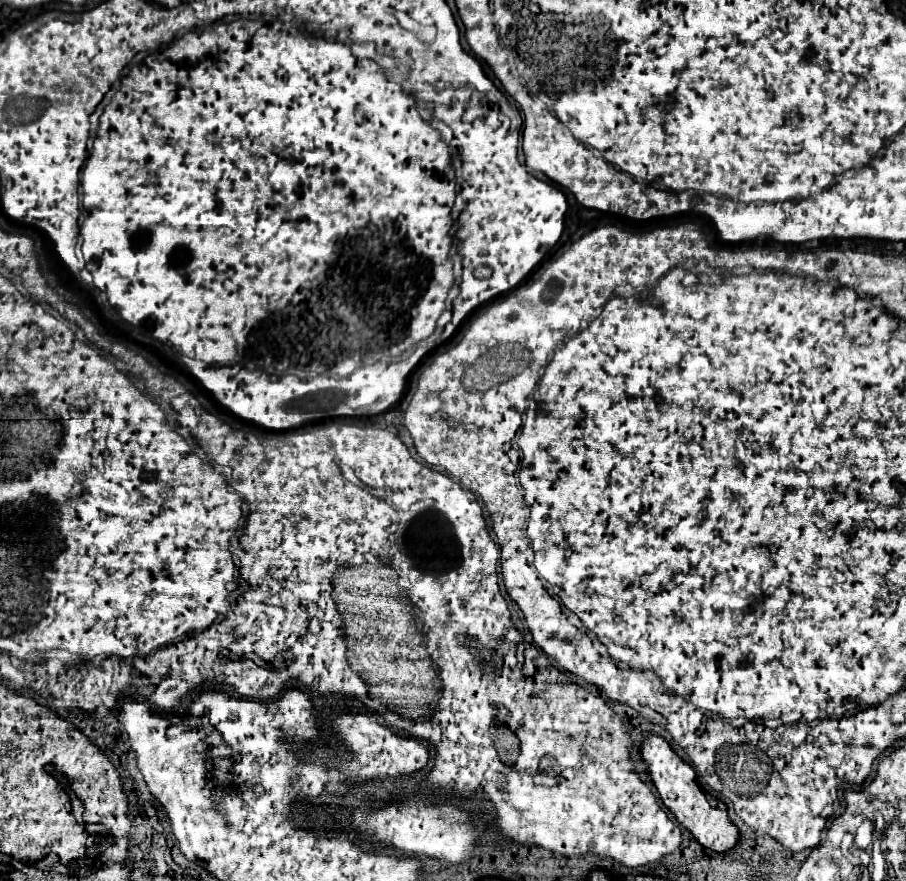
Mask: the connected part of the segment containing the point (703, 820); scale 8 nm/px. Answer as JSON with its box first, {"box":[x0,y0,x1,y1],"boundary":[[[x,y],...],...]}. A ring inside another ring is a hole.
{"box":[640,733,738,853],"boundary":[[[648,733],[644,737],[642,745],[640,745],[640,755],[642,755],[642,761],[648,767],[648,773],[652,777],[654,787],[660,793],[662,803],[676,815],[676,819],[704,847],[722,853],[722,851],[726,851],[726,849],[730,849],[730,847],[736,845],[736,841],[738,841],[738,829],[728,819],[726,805],[722,801],[718,801],[716,797],[710,797],[710,795],[706,795],[702,791],[700,783],[698,783],[698,777],[696,777],[696,771],[672,751],[672,747],[668,745],[668,741],[662,735]]]}

